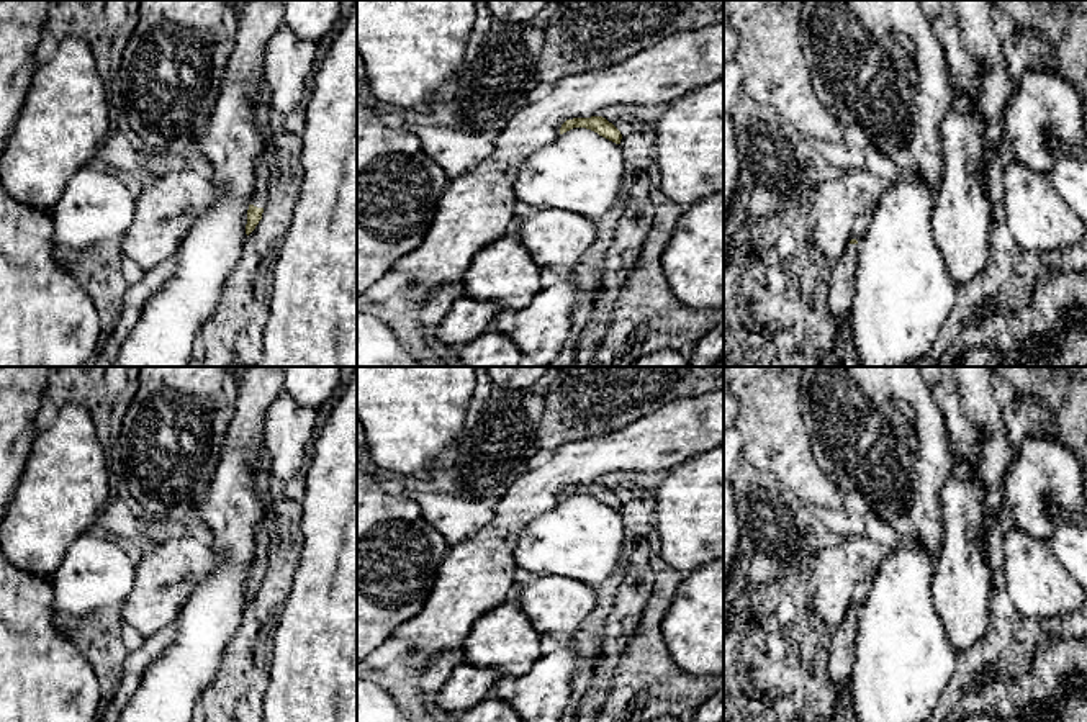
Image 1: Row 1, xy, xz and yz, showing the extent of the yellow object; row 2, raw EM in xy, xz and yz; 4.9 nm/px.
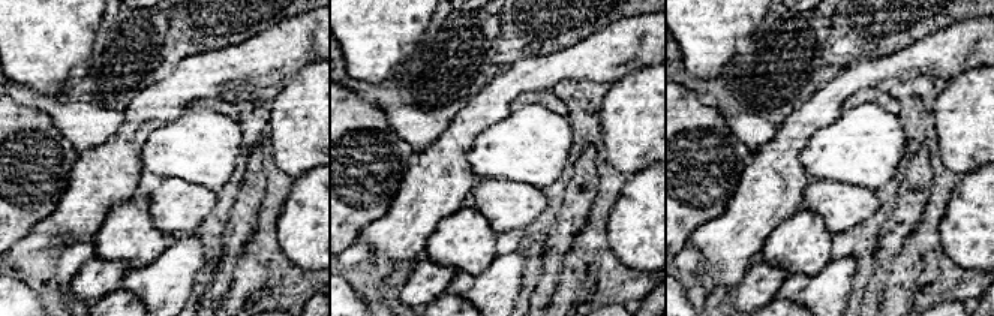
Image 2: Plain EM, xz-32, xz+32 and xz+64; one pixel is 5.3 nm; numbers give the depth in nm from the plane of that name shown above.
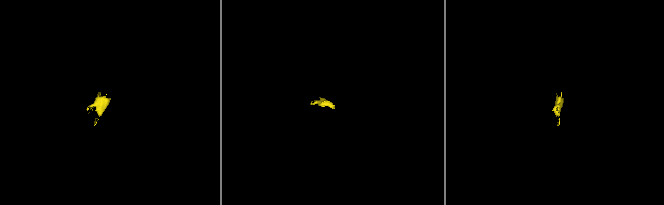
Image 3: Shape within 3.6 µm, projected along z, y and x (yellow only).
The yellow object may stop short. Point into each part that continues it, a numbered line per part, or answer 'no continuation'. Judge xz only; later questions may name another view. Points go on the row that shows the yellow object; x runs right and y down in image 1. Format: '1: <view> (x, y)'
no continuation

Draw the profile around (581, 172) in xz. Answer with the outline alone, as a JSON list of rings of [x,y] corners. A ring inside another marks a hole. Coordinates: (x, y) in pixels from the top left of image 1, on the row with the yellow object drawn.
[[[573,128],[521,162],[514,193],[537,210],[563,210],[596,221],[614,206],[624,175],[619,144]]]

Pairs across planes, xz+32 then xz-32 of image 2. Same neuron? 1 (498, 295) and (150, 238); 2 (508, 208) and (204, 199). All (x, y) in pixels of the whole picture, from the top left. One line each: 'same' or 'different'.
1: different
2: same

